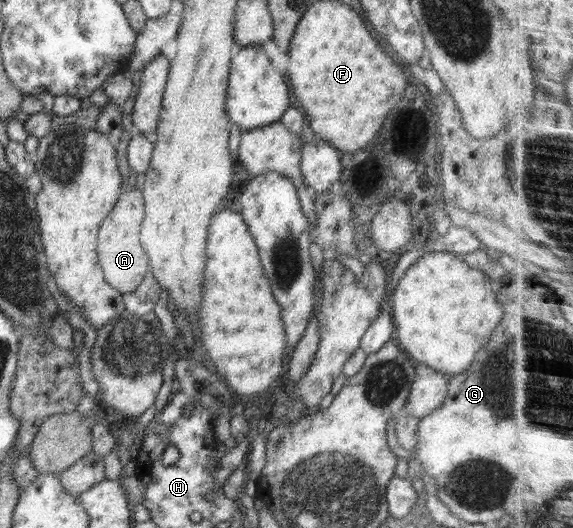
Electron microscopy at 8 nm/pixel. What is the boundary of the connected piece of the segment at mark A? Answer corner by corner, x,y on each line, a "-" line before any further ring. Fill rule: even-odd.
136,186
122,194
99,228
98,261
105,280
119,293
133,293
150,270
149,259
141,246
140,229
144,220
145,200

